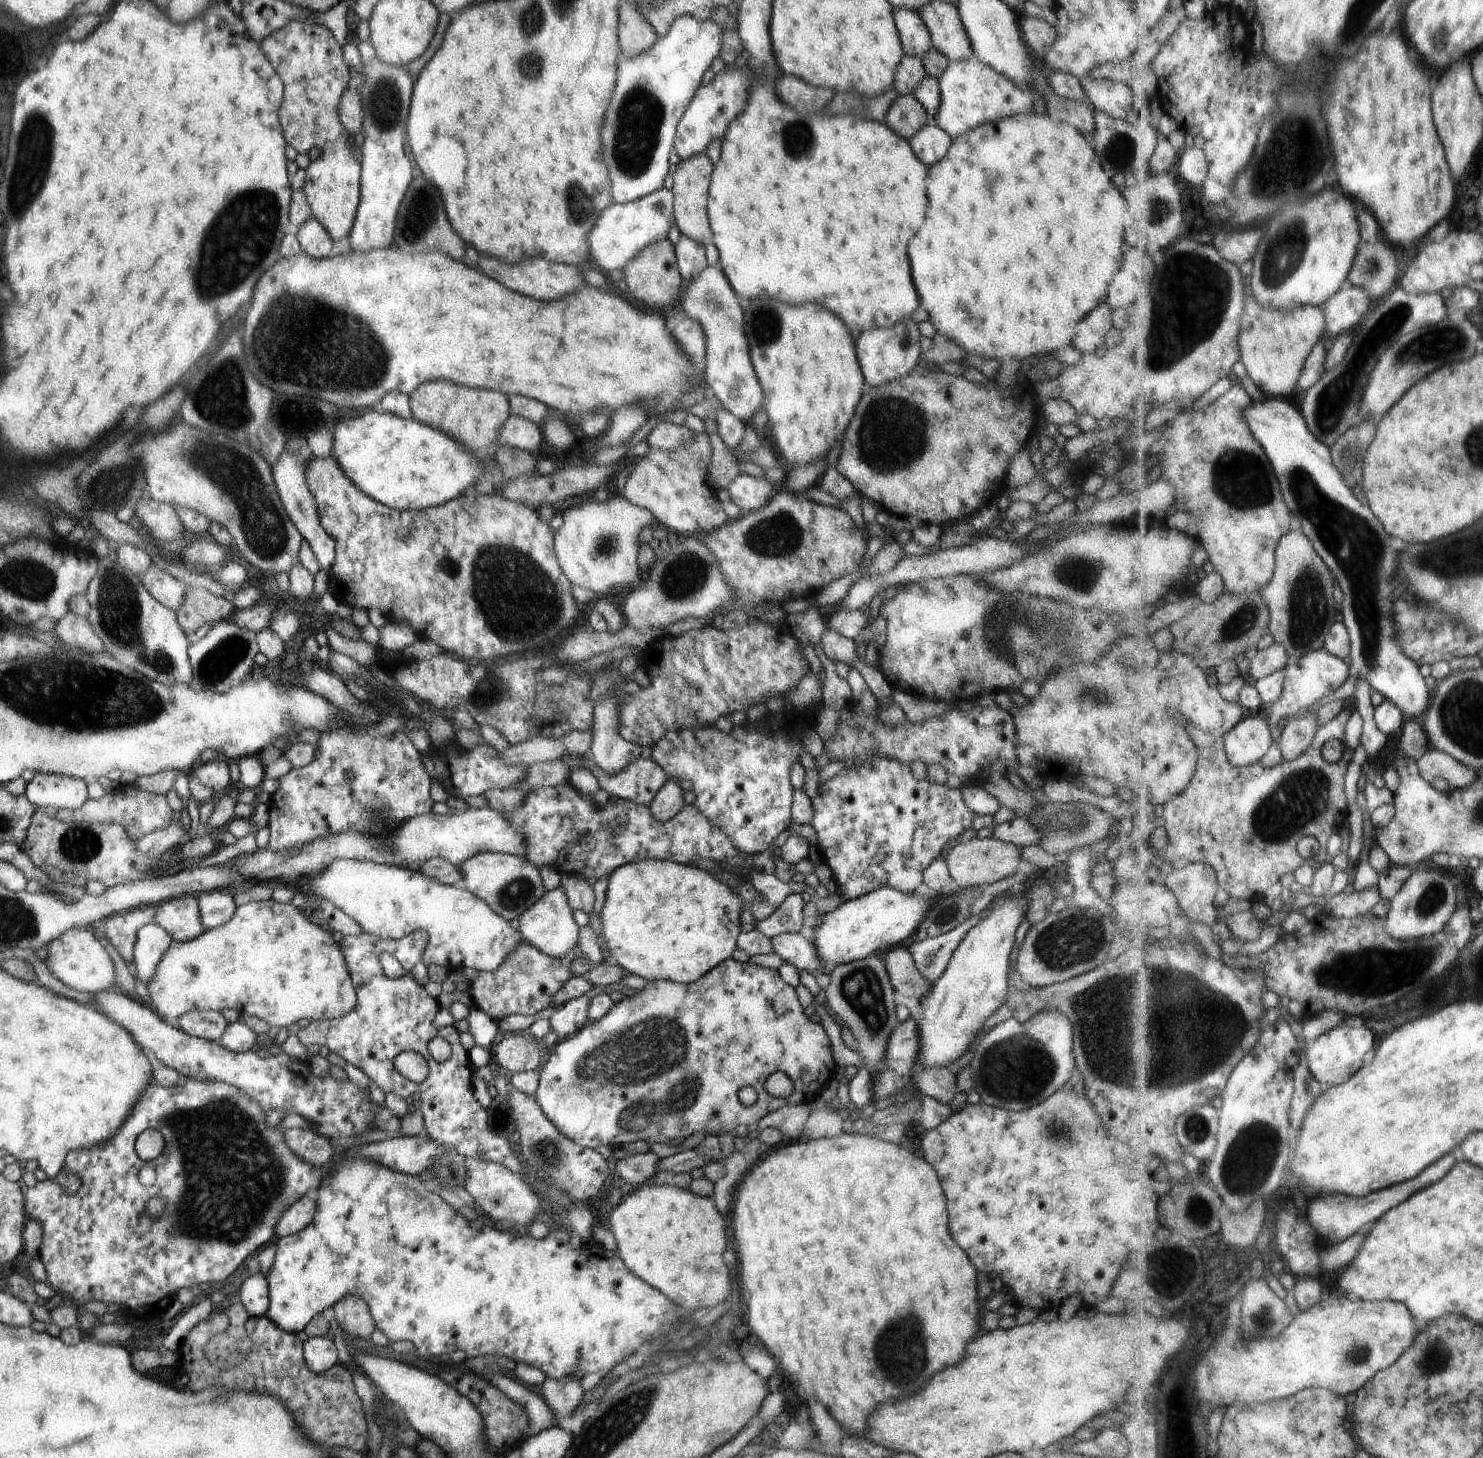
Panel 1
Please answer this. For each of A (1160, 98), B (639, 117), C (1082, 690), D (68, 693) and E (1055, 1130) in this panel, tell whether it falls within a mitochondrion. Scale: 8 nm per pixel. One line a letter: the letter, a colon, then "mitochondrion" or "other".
A: other
B: mitochondrion
C: mitochondrion
D: mitochondrion
E: mitochondrion

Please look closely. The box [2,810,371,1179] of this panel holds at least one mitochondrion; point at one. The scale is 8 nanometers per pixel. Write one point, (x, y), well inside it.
(80, 843)

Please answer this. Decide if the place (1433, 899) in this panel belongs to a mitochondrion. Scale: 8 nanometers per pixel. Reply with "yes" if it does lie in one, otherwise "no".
yes

